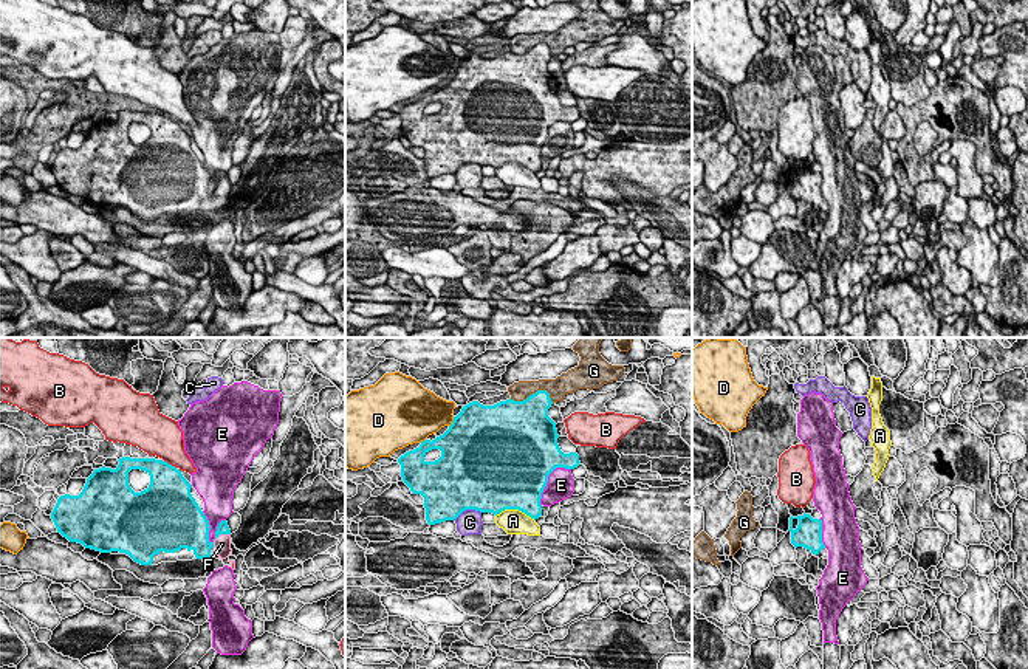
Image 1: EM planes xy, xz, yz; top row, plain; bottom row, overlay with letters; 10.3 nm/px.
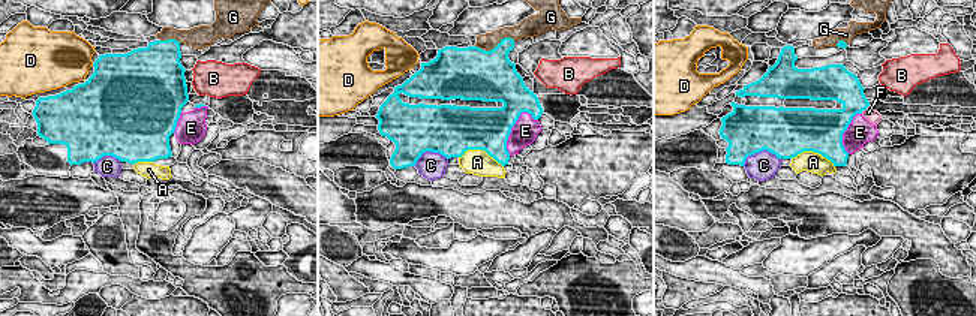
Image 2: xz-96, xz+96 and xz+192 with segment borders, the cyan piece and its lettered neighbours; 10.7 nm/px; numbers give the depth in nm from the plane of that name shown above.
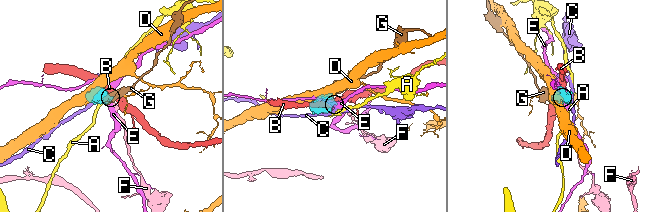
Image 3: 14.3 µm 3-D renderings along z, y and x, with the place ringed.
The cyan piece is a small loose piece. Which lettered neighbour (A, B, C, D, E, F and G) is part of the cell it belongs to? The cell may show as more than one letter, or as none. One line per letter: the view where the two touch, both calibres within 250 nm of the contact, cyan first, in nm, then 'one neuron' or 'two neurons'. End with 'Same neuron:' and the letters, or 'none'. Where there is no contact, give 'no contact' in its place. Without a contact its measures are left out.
A: xz | 500/260 nm | two neurons
B: xy | 400/360 nm | two neurons
C: xz | 550/260 nm | two neurons
D: xz | 500/380 nm | two neurons
E: xy | 440/280 nm | two neurons
F: xy | 120/180 nm | one neuron
G: xz | 380/200 nm | two neurons
Same neuron: F

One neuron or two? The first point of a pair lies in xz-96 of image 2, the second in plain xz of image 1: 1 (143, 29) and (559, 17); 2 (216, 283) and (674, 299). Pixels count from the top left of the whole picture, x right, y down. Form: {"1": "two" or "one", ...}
{"1": "two", "2": "one"}

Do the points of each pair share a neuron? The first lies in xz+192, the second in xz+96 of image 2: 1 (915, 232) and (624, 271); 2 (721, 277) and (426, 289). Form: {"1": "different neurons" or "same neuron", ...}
{"1": "different neurons", "2": "same neuron"}

